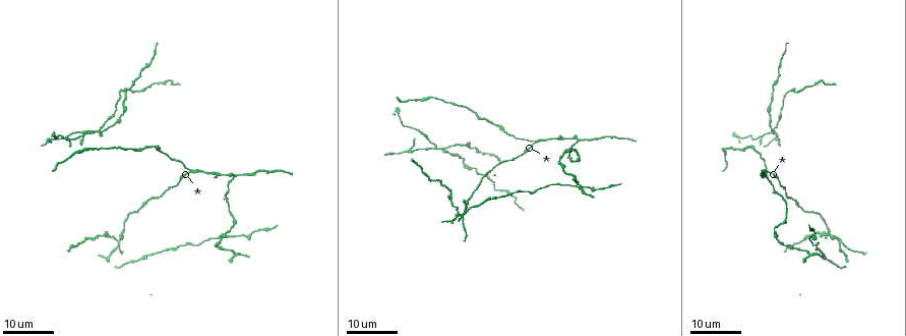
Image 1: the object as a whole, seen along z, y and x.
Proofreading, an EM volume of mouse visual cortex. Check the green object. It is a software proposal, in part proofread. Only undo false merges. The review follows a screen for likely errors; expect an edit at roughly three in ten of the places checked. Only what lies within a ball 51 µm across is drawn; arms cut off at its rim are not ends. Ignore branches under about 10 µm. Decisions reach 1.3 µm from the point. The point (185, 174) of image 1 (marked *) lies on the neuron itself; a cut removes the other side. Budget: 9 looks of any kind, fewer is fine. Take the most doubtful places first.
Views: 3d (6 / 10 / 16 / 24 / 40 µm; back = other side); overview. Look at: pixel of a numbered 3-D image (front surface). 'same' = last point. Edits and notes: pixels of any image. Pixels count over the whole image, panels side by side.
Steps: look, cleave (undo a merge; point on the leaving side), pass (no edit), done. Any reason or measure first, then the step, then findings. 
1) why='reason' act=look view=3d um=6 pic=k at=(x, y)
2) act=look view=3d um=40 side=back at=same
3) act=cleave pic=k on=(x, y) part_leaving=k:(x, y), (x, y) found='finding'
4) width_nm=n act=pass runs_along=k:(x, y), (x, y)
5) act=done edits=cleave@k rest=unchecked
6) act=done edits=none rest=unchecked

why='four-way junction' act=look view=3d um=16 pic=1 at=(839, 245)

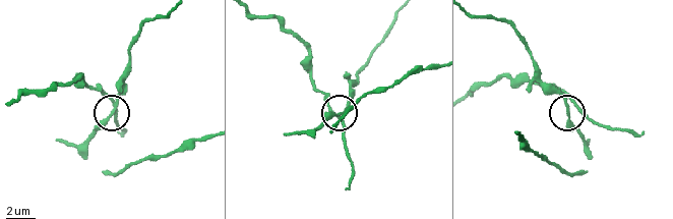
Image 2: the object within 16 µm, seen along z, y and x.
act=look view=3d um=10 pic=2 at=(567, 104)

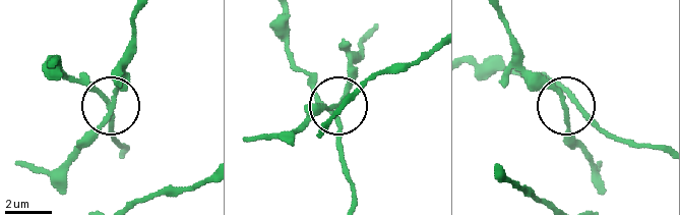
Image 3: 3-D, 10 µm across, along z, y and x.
act=look view=3d um=6 pic=3 at=(568, 107)

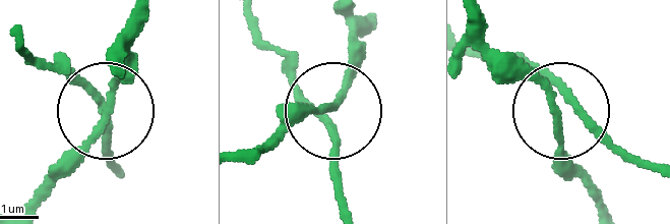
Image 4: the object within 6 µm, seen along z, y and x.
act=pass runs_along=4:(144, 17), (109, 108), (60, 59) found='continuous, no second neuron'

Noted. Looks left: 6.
why='a fork' act=look view=3d um=16 pic=1 at=(533, 141)

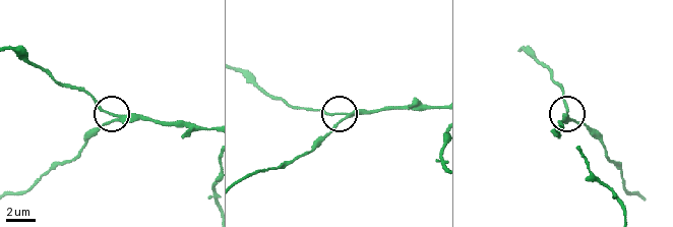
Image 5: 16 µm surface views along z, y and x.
why='closer look' act=look view=3d um=6 pic=5 at=(345, 114)

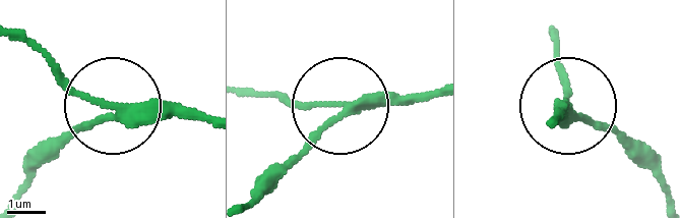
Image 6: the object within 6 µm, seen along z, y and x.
act=pass runs_along=6:(73, 131), (119, 105), (206, 115) found='one neuron here'

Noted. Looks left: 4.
why='three arms meet' act=look view=3d um=24 pic=1 at=(576, 141)

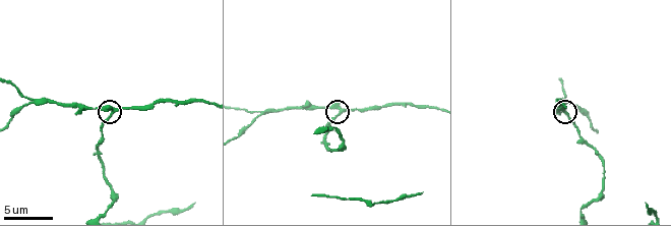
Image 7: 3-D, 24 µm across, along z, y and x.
why='closer look' act=look view=3d um=10 pic=7 at=(565, 111)

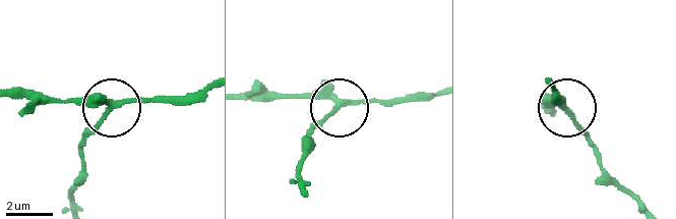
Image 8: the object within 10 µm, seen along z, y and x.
arms=3 act=pass runs_along=8:(19, 91), (96, 97), (113, 105), (192, 103) found='continuous, no second neuron'

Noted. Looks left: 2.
why='calibre changes' act=look view=3d um=16 pic=1 at=(452, 191)

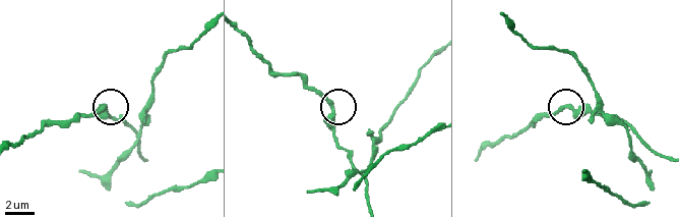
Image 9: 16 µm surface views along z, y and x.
why='zoom in' act=look view=3d um=6 pic=9 at=(332, 106)

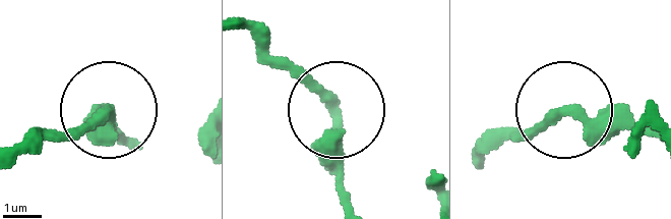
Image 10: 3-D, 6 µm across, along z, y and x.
act=pass found='one neuron here'

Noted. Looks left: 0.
act=done edits=none rest=unchecked

